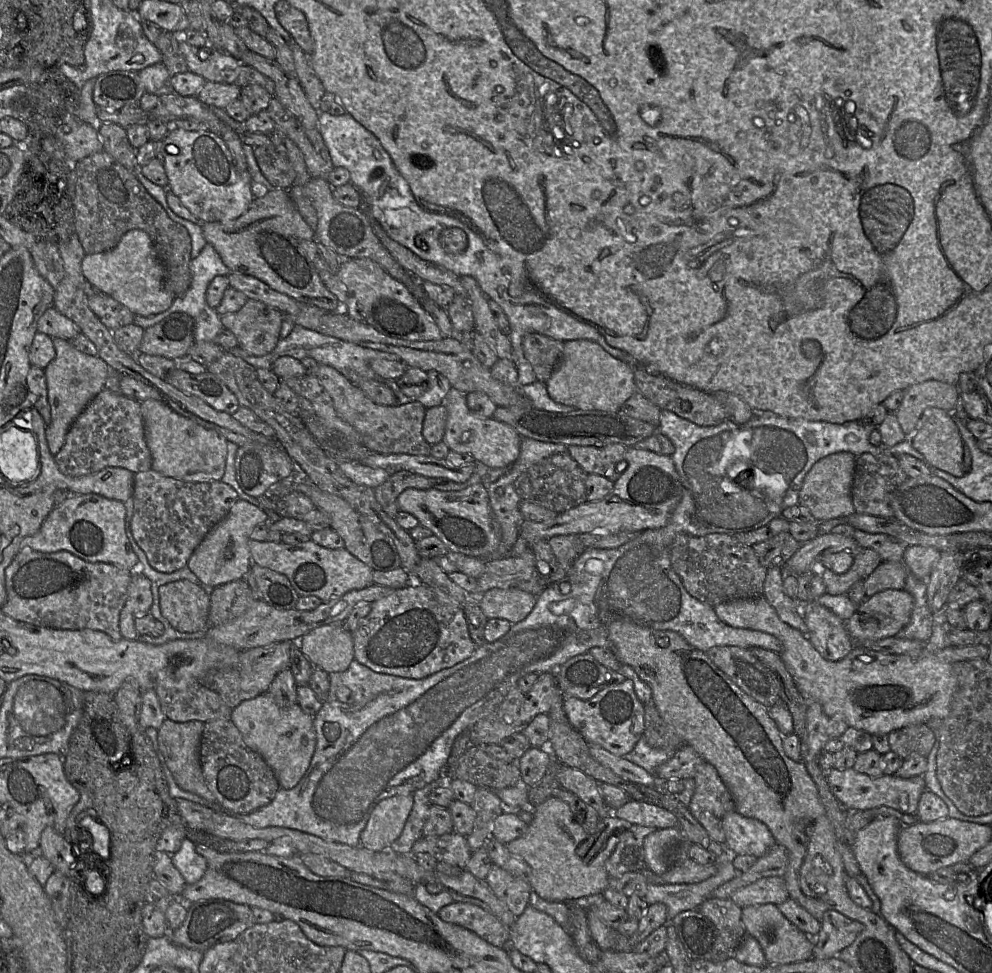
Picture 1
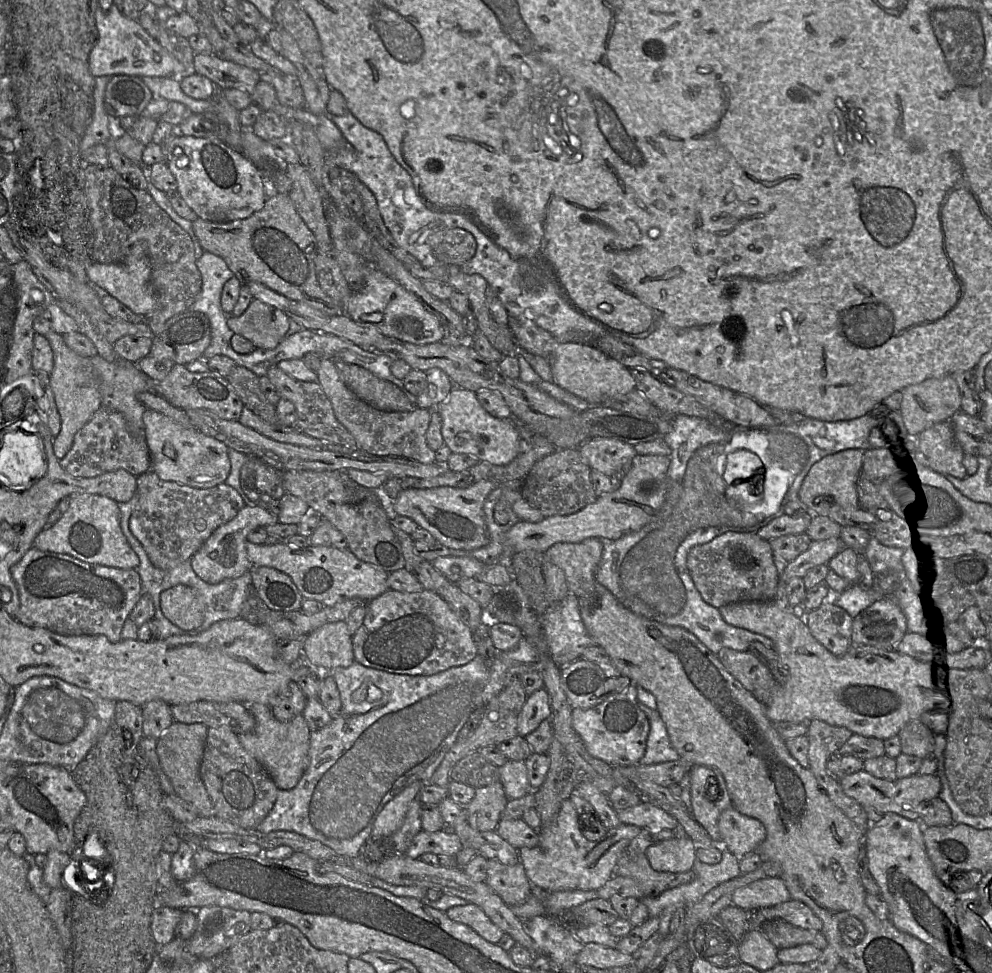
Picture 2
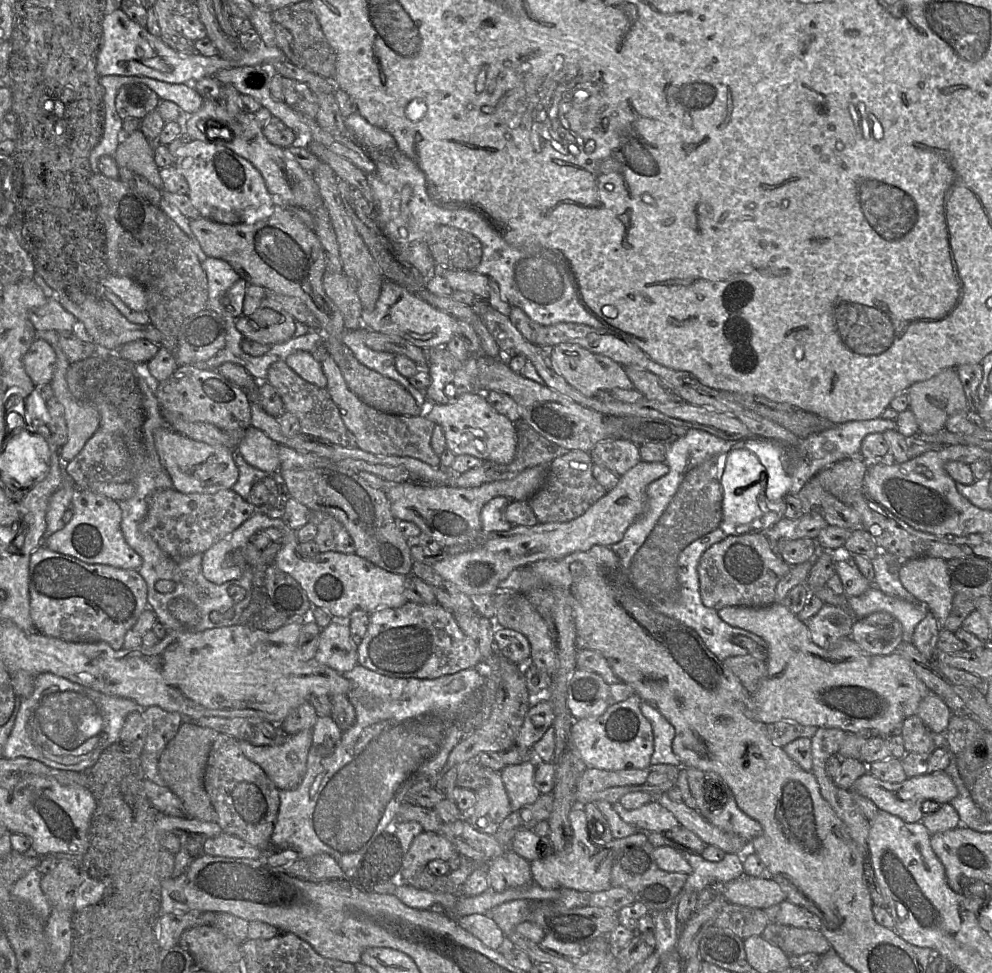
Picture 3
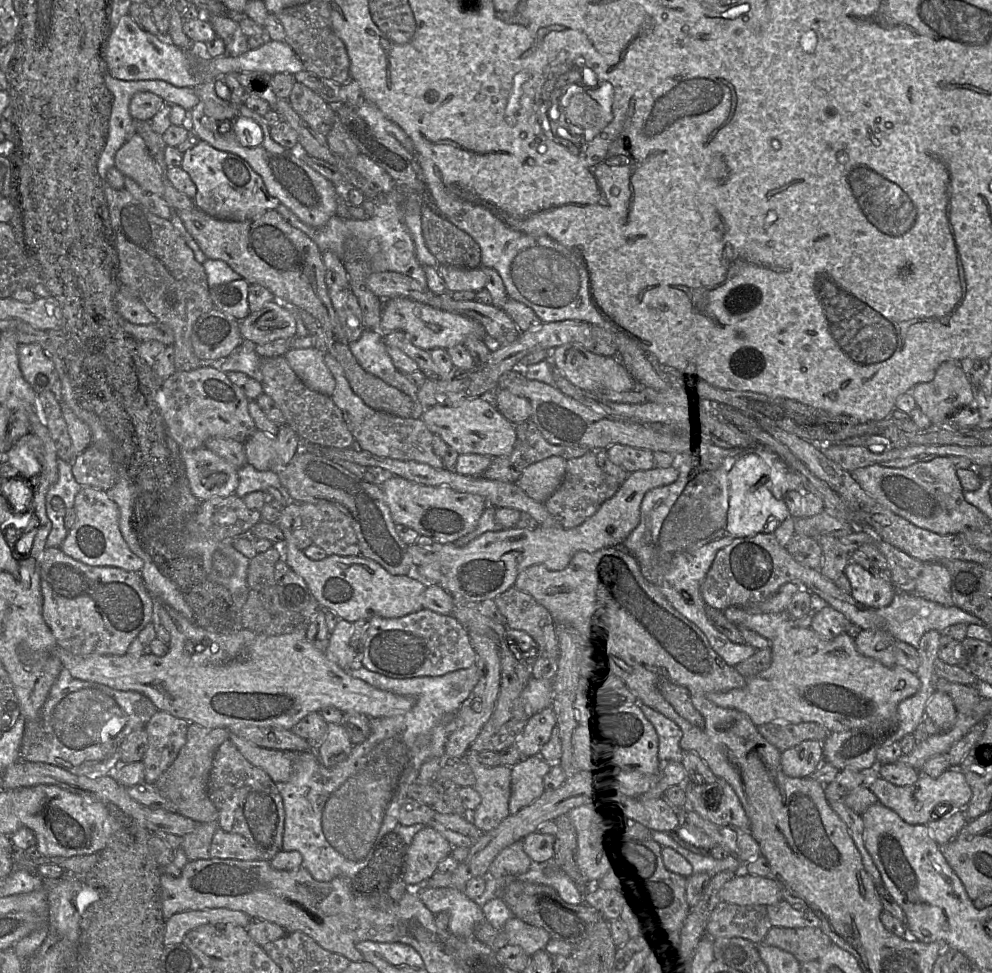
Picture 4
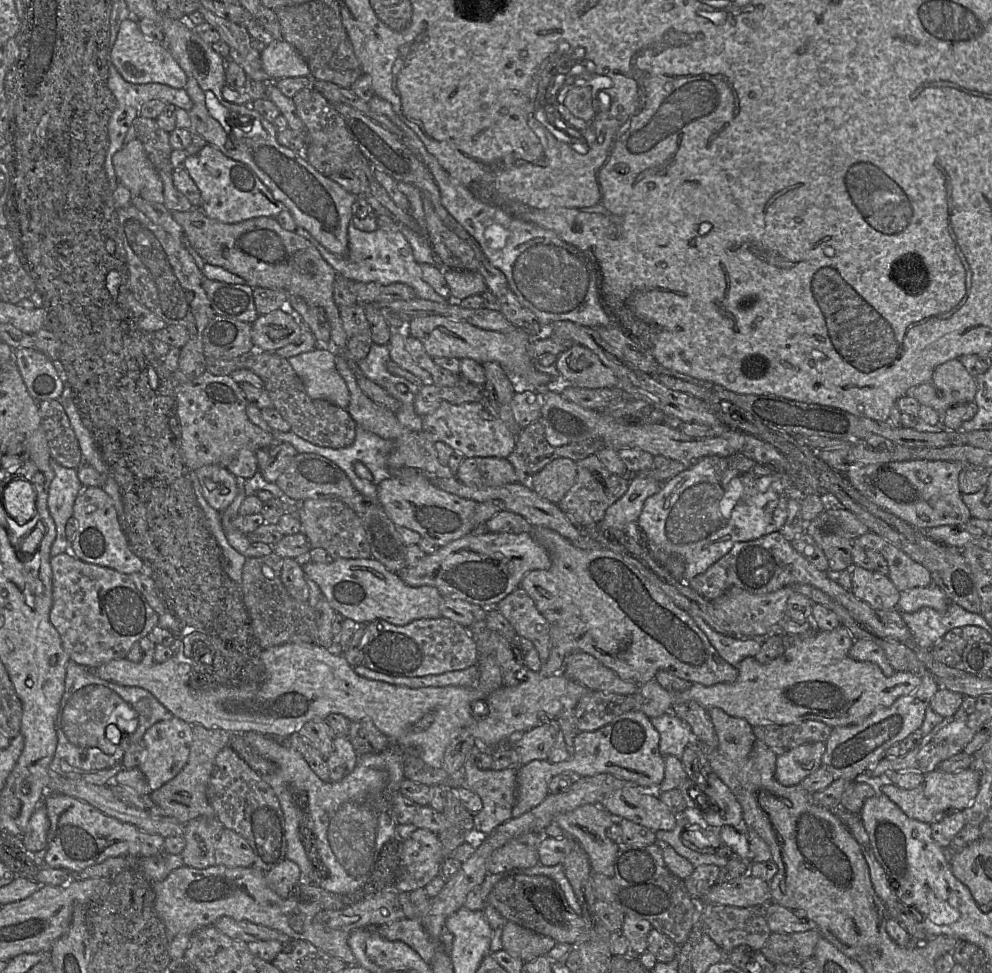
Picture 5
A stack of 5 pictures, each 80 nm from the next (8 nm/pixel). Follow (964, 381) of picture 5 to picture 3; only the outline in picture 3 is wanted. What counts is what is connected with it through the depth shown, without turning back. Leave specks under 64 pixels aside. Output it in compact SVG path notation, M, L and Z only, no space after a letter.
M946 368L932 378L916 382L907 389L909 410L914 414L919 433L933 434L944 429L950 416L968 407L956 368Z

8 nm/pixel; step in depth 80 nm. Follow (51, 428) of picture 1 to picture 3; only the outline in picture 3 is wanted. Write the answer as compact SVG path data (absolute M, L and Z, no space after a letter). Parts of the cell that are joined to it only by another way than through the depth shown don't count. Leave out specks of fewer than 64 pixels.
M35 330L35 339L42 339L46 341L55 353L55 370L50 384L56 400L63 407L64 411L64 419L67 427L67 440L63 447L59 450L59 455L61 461L63 463L67 463L82 450L86 442L99 429L100 414L94 406L77 400L71 394L66 380L66 374L70 366L70 362L59 345L58 332L54 330Z

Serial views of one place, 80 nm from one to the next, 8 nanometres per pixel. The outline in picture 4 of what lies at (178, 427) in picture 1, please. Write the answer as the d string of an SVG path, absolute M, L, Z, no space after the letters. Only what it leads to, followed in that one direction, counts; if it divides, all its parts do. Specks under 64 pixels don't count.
M201 447L181 451L181 459L191 492L198 500L235 494L238 470L210 449Z

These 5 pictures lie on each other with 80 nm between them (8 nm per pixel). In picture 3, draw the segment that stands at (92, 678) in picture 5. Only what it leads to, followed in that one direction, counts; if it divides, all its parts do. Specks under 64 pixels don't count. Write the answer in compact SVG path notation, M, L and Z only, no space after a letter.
M50 672L39 673L35 675L32 694L19 699L19 709L3 757L26 757L58 770L87 773L102 752L118 740L126 717L144 709L129 698L107 695Z

